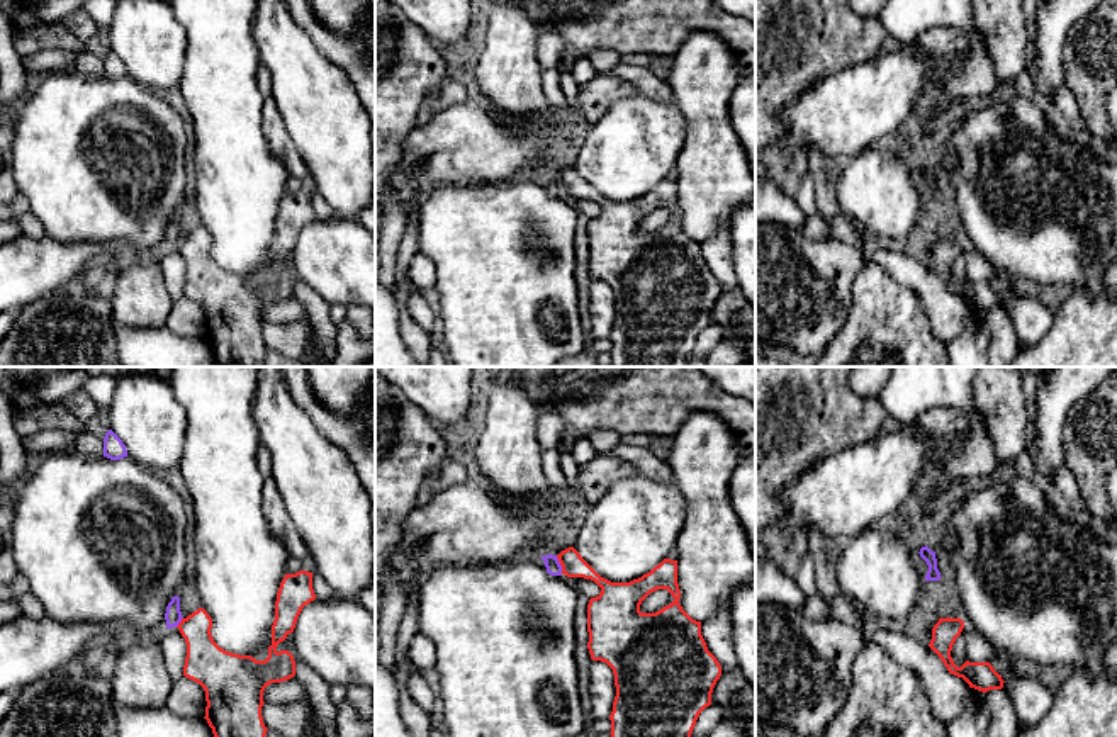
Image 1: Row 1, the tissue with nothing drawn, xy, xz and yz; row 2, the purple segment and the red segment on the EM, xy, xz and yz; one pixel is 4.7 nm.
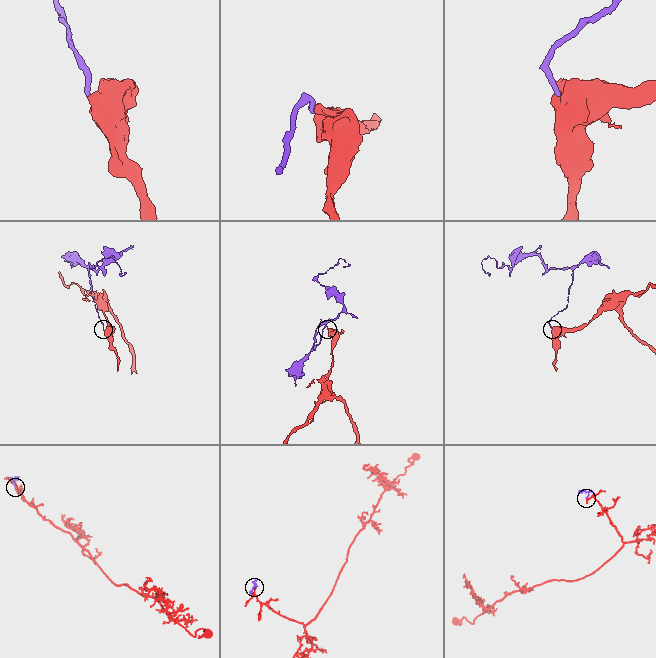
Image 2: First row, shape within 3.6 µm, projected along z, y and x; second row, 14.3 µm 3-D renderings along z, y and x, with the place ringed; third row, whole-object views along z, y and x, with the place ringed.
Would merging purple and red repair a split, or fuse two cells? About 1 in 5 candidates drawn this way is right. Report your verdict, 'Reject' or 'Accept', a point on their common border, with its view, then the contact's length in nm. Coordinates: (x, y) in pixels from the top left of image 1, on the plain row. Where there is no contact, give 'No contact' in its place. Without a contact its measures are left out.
Reject. Touches purple at xz (559, 184). Shared border 90 nm

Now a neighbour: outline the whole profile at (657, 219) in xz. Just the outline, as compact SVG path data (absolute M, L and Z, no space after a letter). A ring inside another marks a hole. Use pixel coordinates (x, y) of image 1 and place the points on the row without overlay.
M667 209L650 212L640 224L642 233L655 233L674 221Z

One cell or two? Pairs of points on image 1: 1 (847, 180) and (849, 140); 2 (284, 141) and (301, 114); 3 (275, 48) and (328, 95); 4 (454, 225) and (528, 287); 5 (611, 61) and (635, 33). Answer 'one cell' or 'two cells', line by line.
1: two cells
2: two cells
3: one cell
4: one cell
5: two cells

